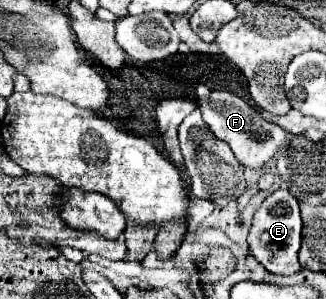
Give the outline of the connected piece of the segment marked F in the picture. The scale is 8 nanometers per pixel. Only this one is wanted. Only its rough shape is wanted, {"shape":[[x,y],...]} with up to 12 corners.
{"shape":[[236,93],[198,109],[212,135],[254,171],[294,137]]}

